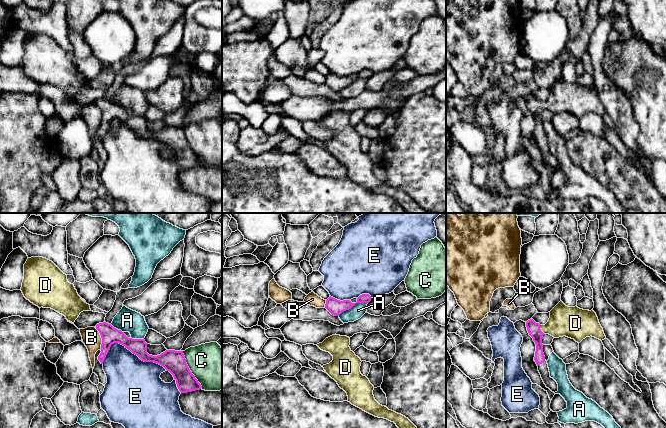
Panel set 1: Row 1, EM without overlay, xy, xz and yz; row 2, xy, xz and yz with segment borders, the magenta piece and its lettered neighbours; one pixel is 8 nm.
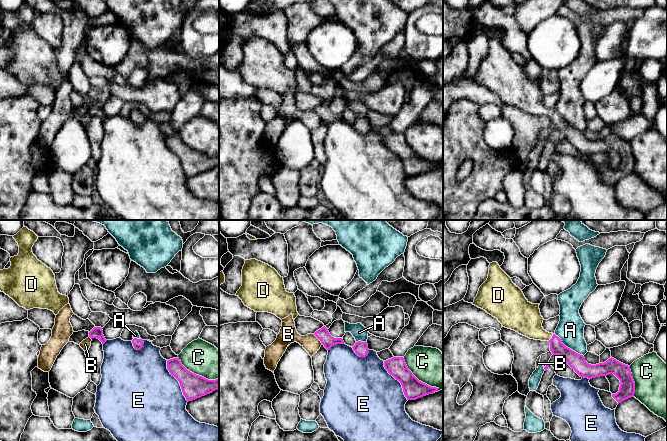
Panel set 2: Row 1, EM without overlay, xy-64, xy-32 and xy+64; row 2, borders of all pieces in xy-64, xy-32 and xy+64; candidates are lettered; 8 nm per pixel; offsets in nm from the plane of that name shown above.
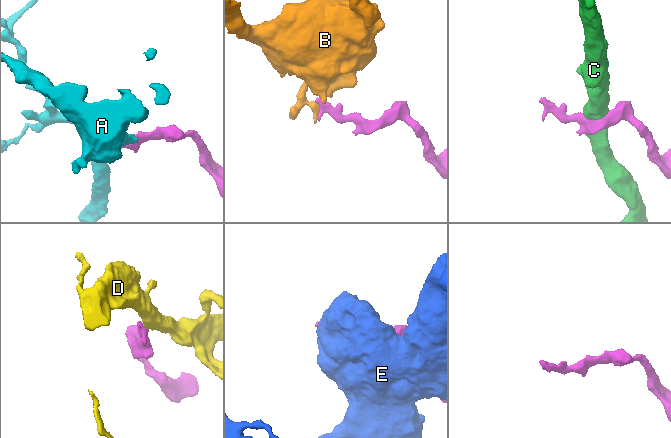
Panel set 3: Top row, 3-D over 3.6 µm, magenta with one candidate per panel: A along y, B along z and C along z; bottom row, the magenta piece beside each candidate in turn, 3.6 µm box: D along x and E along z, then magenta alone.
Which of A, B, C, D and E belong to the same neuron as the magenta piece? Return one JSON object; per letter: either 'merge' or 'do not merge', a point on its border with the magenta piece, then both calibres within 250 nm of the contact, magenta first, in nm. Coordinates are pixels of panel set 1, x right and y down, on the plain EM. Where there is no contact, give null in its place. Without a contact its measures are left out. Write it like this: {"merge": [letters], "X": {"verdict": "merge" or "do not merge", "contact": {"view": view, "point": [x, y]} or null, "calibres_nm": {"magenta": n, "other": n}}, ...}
{"merge": ["D"], "A": {"verdict": "do not merge", "contact": {"view": "xz", "point": [352, 82]}, "calibres_nm": {"magenta": 120, "other": 110}}, "B": {"verdict": "do not merge", "contact": {"view": "xy", "point": [101, 113]}, "calibres_nm": {"magenta": 140, "other": 150}}, "C": {"verdict": "do not merge", "contact": {"view": "xy", "point": [189, 146]}, "calibres_nm": {"magenta": 180, "other": 340}}, "D": {"verdict": "merge", "contact": {"view": "yz", "point": [540, 105]}, "calibres_nm": {"magenta": 110, "other": 240}}, "E": {"verdict": "do not merge", "contact": {"view": "xy", "point": [131, 127]}, "calibres_nm": {"magenta": 140, "other": 400}}}

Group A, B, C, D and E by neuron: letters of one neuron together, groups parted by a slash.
A / B / C / D / E

